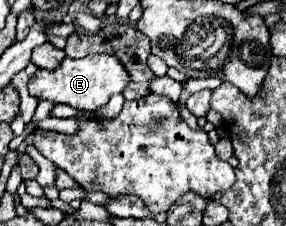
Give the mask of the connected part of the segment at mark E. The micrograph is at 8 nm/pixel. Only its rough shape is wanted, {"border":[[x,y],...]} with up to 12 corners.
{"border":[[110,54],[36,70],[36,100],[86,112],[120,94],[128,74]]}

